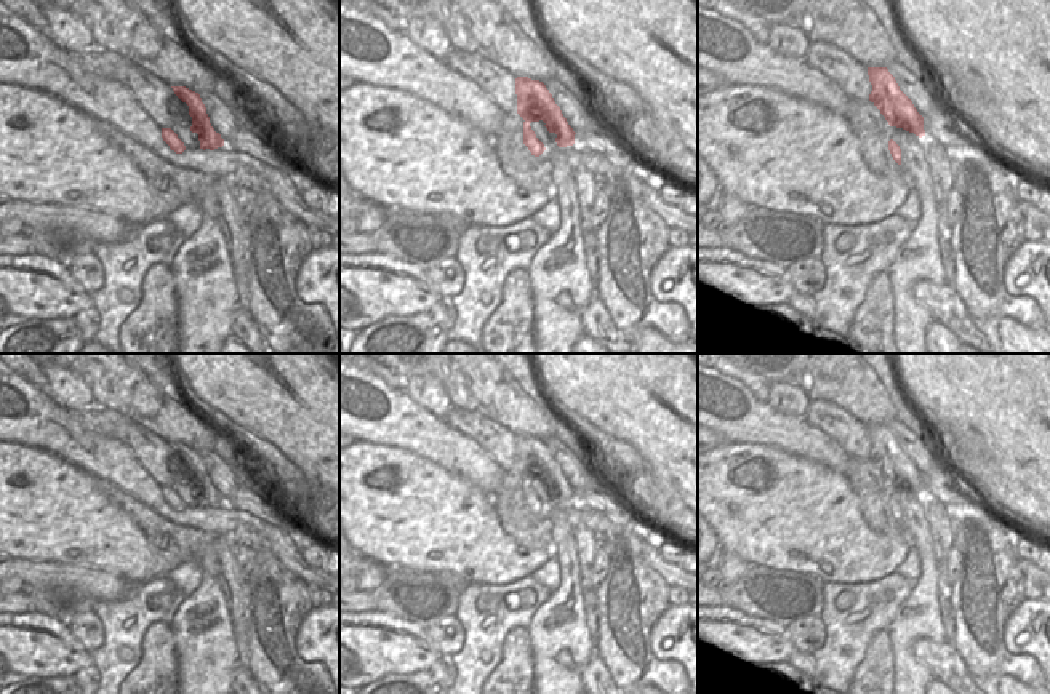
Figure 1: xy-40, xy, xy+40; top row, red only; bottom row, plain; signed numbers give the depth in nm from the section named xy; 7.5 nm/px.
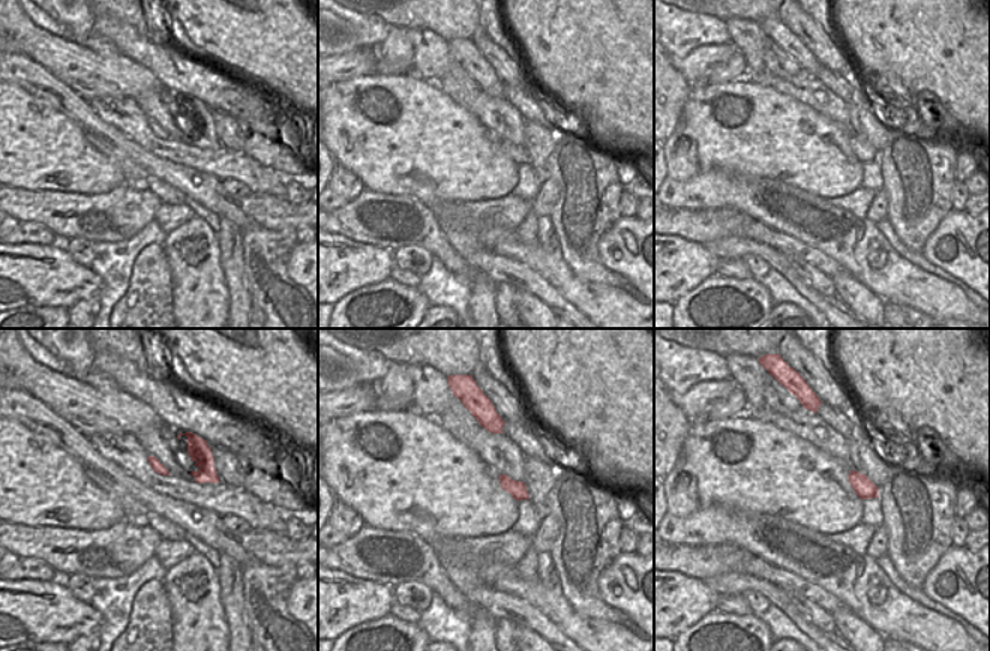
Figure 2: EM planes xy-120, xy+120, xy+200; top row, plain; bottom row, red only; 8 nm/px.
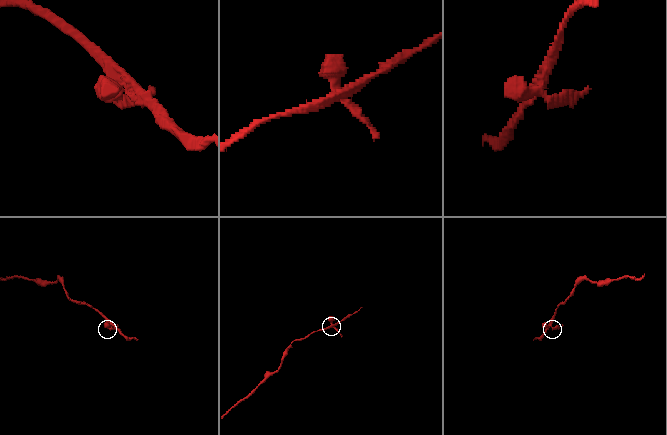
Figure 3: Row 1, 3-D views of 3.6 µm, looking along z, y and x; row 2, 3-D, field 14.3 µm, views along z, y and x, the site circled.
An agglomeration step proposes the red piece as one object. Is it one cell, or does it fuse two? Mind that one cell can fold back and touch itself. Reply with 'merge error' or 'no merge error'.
merge error

